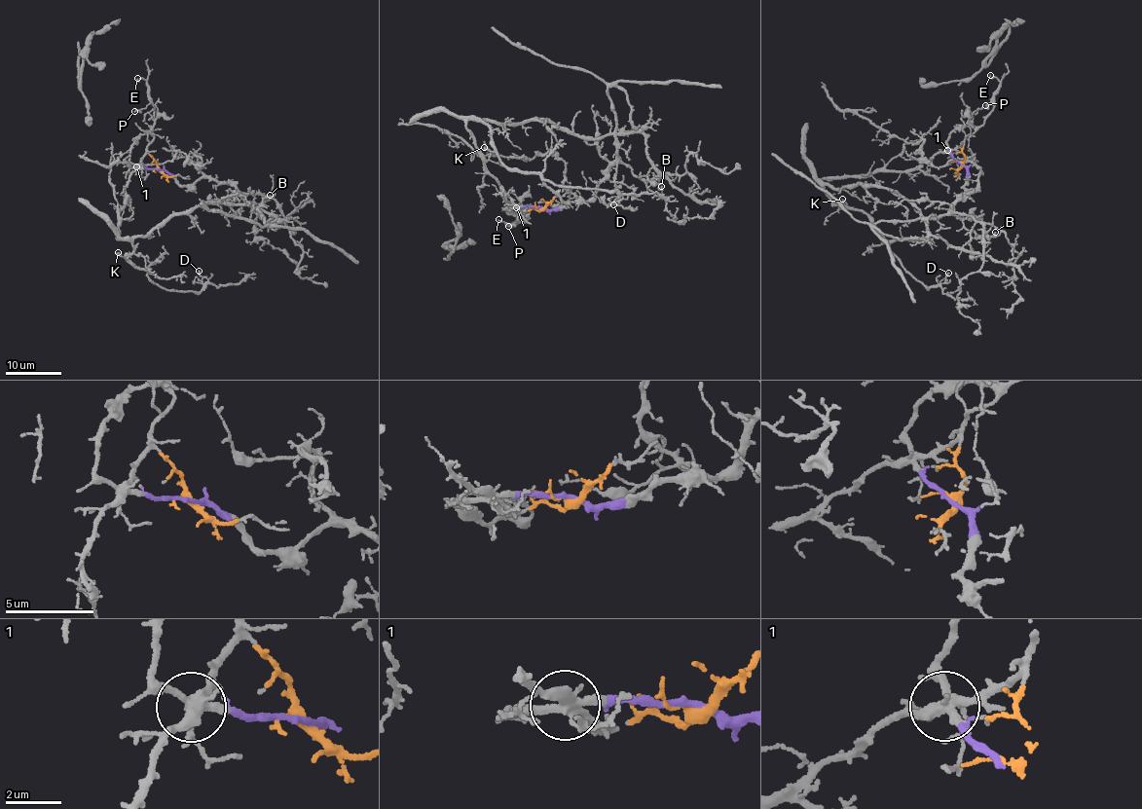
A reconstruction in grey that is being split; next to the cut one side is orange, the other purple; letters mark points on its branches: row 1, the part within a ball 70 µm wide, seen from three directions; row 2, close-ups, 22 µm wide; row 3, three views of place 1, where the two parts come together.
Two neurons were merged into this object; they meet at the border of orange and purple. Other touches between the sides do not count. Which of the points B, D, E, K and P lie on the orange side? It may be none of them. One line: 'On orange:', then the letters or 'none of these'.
On orange: D, E, K, P

